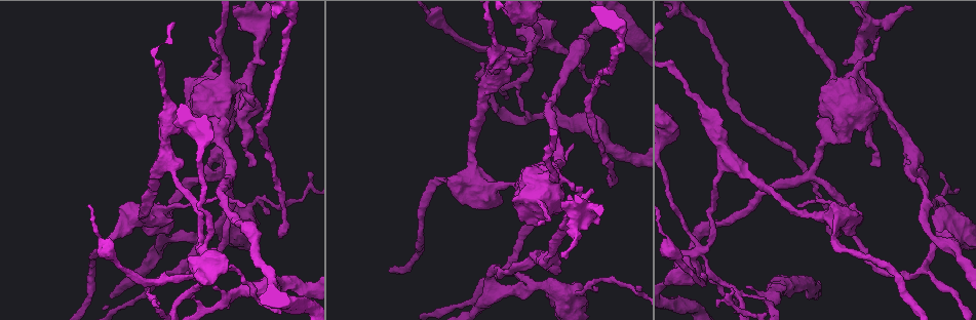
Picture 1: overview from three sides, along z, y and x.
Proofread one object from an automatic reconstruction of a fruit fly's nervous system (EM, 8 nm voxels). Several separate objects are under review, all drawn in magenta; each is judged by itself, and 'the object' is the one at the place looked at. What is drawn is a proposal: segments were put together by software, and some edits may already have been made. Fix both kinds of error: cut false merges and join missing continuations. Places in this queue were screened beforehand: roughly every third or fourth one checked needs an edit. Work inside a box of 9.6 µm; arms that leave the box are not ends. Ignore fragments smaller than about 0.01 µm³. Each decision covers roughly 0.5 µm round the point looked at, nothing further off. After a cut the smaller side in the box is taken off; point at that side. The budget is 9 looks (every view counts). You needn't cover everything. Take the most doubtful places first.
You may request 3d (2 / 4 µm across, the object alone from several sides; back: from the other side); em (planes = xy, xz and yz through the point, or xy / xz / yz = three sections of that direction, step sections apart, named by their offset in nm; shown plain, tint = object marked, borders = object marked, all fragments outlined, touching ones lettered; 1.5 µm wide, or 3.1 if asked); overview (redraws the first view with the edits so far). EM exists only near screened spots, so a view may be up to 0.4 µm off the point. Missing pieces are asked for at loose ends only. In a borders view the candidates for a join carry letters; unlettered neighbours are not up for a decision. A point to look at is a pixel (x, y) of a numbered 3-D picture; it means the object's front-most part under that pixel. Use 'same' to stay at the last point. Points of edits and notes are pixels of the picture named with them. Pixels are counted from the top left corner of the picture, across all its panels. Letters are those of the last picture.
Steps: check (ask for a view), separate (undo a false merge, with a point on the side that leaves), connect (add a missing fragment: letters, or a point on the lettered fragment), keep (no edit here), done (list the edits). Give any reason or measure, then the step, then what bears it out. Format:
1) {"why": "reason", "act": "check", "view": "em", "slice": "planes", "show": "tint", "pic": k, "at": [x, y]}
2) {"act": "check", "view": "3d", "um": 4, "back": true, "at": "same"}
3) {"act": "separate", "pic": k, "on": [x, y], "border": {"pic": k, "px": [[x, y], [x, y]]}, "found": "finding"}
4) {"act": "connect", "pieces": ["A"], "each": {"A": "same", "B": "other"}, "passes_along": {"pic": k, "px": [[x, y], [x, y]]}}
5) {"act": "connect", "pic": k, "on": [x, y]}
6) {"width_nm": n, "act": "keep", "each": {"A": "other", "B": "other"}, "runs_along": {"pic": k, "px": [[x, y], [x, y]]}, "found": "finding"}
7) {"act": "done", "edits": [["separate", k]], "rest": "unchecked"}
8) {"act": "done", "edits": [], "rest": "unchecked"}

{"why": "looks like a crossing", "act": "check", "view": "3d", "um": 4, "pic": 1, "at": [198, 253]}

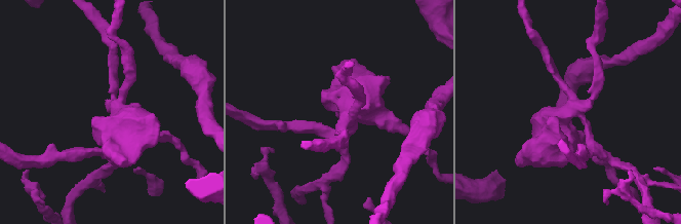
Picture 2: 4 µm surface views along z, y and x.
{"arms": 4, "act": "check", "view": "em", "slice": "planes", "show": "borders", "pic": 2, "at": [346, 120]}

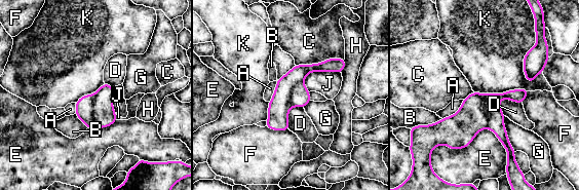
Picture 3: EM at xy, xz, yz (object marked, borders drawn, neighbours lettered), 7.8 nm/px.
{"act": "separate", "pic": 3, "on": [495, 114], "each": {"A": "other", "B": "other", "C": "other", "D": "other", "E": "other", "F": "other", "G": "other", "H": "other", "J": "other", "K": "other"}, "part_leaving": {"pic": 3, "px": [[487, 96], [496, 125], [509, 149]]}, "found": "two neurons meet here"}

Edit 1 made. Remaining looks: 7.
{"why": "long arm stops here", "act": "check", "view": "em", "slice": "yz", "step": 4, "show": "borders", "pic": 1, "at": [610, 184]}

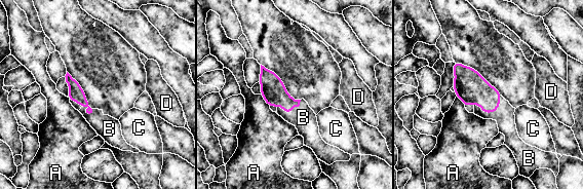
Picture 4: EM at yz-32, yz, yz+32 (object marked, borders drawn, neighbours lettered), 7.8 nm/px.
{"why": "another direction", "act": "check", "view": "em", "slice": "planes", "show": "borders", "at": "same"}

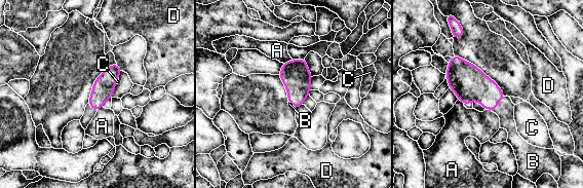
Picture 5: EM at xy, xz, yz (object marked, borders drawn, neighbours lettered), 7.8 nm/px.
{"longest_contact_nm": ["B", 170], "act": "connect", "pieces": ["B"], "each": {"A": "other", "B": "same", "C": "other", "D": "other"}, "passes_along": {"pic": 5, "px": [[472, 84], [497, 104], [505, 110]]}, "found": "it goes on there"}

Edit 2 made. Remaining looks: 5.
{"act": "check", "view": "overview"}

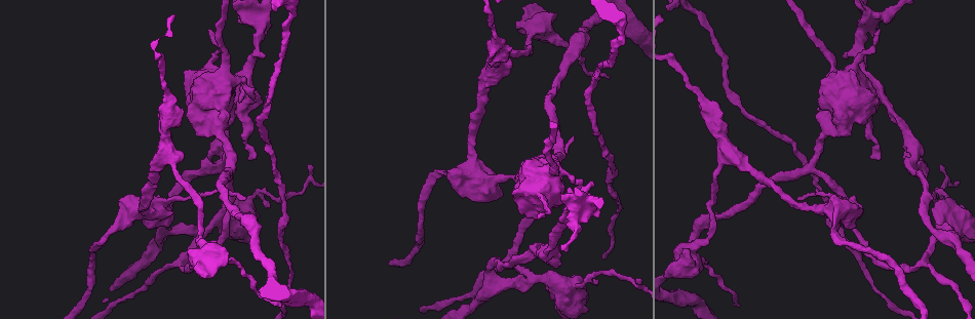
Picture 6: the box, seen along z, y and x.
{"act": "check", "view": "3d", "um": 4, "pic": 6, "at": [120, 201]}

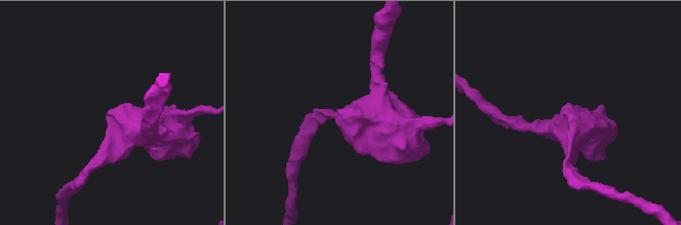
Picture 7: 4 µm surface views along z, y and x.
{"act": "check", "view": "em", "slice": "xz", "step": 4, "show": "borders", "pic": 7, "at": [111, 113]}

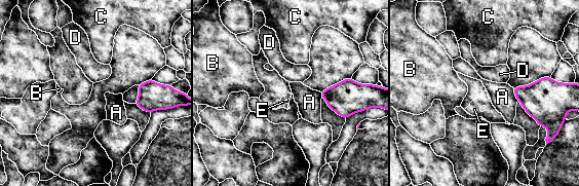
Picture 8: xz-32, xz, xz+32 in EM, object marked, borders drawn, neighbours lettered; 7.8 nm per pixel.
{"act": "keep", "each": {"A": "other", "B": "other", "C": "other", "D": "other", "E": "other"}, "border": {"pic": 8, "px": [[511, 87], [518, 101]]}, "found": "no lettered fragment goes on from it"}

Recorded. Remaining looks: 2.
{"act": "done", "edits": [["separate", 3], ["connect", 5]], "rest": "unchecked"}

